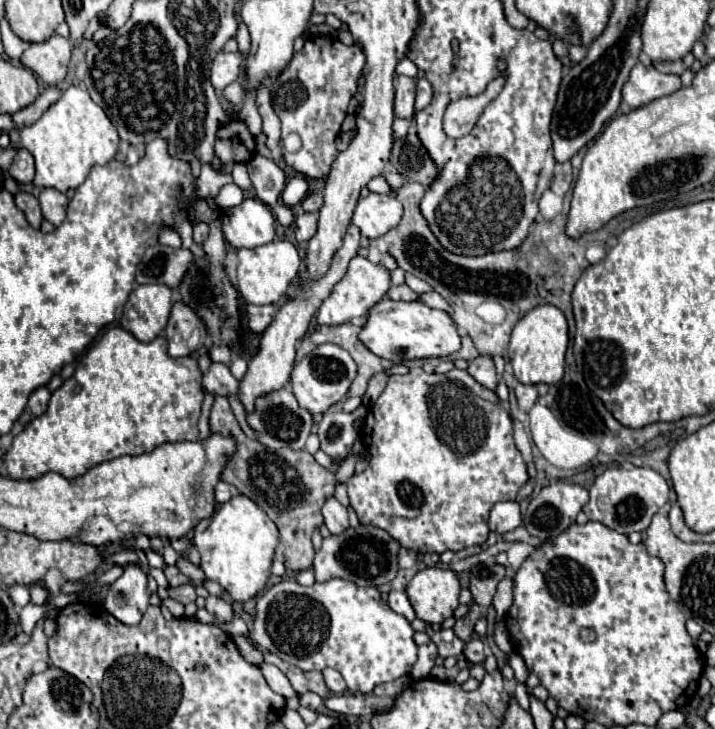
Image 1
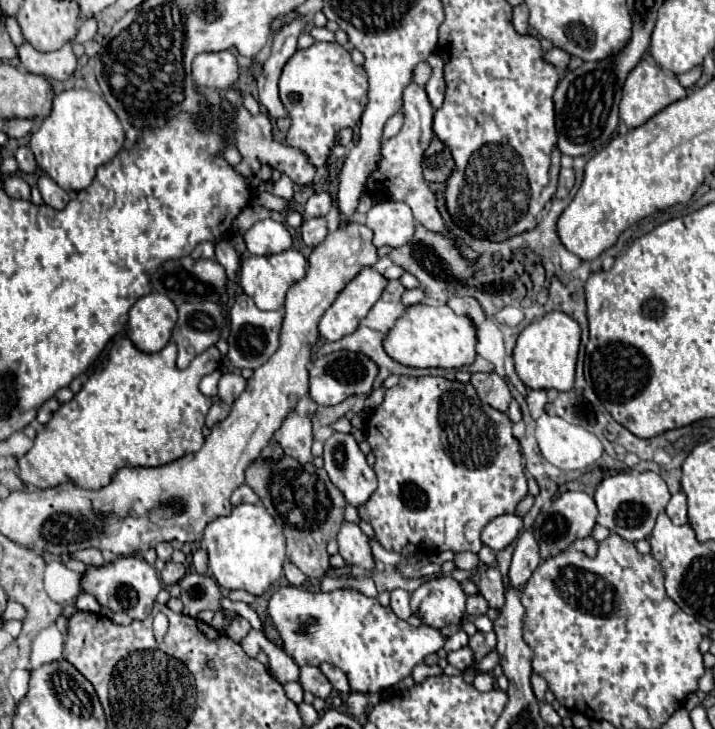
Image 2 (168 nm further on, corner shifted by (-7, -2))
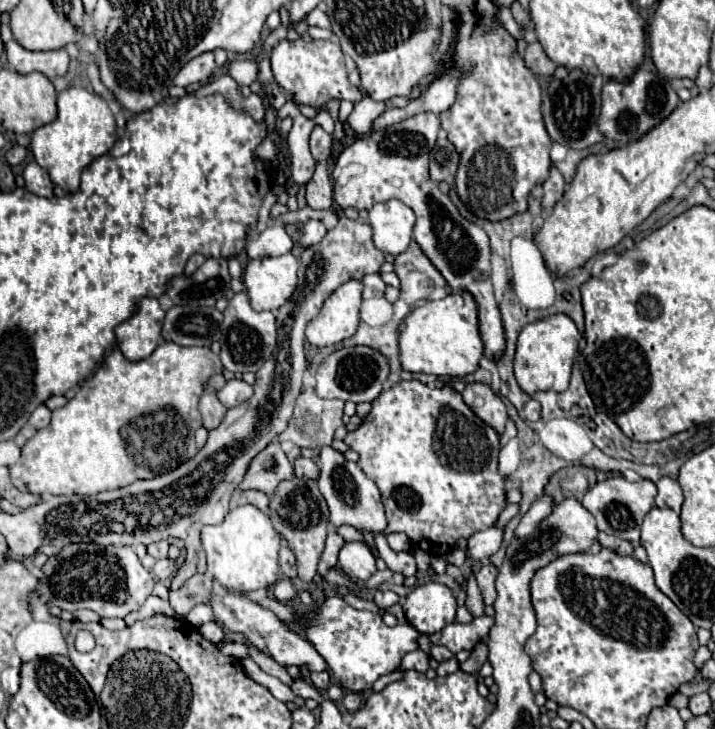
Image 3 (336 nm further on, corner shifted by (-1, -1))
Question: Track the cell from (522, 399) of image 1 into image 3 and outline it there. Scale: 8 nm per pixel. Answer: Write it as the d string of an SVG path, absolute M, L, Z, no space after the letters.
M531 399L531 401L525 405L525 409L523 409L523 419L525 419L525 421L539 421L539 419L541 419L541 405L539 405L539 401Z

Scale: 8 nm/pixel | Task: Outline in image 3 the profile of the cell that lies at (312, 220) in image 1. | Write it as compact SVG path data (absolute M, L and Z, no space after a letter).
M307 221L301 225L301 245L311 247L315 243L319 243L325 237L327 229L321 221Z

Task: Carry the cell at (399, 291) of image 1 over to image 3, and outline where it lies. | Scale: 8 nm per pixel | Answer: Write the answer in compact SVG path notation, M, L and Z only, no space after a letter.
M377 273L373 275L365 275L361 279L363 283L363 299L369 299L369 297L383 297L385 293L385 283L381 281L381 277Z

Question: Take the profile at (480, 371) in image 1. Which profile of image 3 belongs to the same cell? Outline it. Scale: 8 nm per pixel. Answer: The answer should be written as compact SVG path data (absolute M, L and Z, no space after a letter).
M483 383L467 385L463 391L463 401L485 425L493 427L497 435L503 435L507 423L507 411L499 395L495 395L489 385Z

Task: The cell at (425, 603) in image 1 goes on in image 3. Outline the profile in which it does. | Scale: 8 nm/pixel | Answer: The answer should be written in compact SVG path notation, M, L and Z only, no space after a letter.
M425 583L415 587L403 603L407 621L425 635L441 631L455 621L455 597L443 583Z

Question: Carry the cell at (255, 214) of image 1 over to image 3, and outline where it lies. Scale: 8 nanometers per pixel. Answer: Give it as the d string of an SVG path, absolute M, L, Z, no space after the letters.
M273 225L267 227L265 231L259 233L257 239L249 241L245 251L249 259L261 259L261 257L279 257L289 253L293 247L293 239L289 241L289 235L283 225Z

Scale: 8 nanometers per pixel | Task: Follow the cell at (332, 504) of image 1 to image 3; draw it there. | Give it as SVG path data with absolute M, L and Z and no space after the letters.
M345 543L339 553L339 565L355 579L367 581L375 571L375 557L363 543Z

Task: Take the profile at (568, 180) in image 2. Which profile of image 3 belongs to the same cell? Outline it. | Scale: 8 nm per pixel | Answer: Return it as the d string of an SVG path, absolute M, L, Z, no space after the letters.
M551 167L549 177L543 181L543 199L541 199L543 211L549 211L563 197L563 191L565 191L565 179L557 167Z

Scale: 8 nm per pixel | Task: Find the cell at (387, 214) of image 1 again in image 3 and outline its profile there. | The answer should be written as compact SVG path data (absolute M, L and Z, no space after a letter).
M399 199L375 203L369 211L369 223L373 227L373 243L377 249L389 255L403 253L413 237L415 215Z

